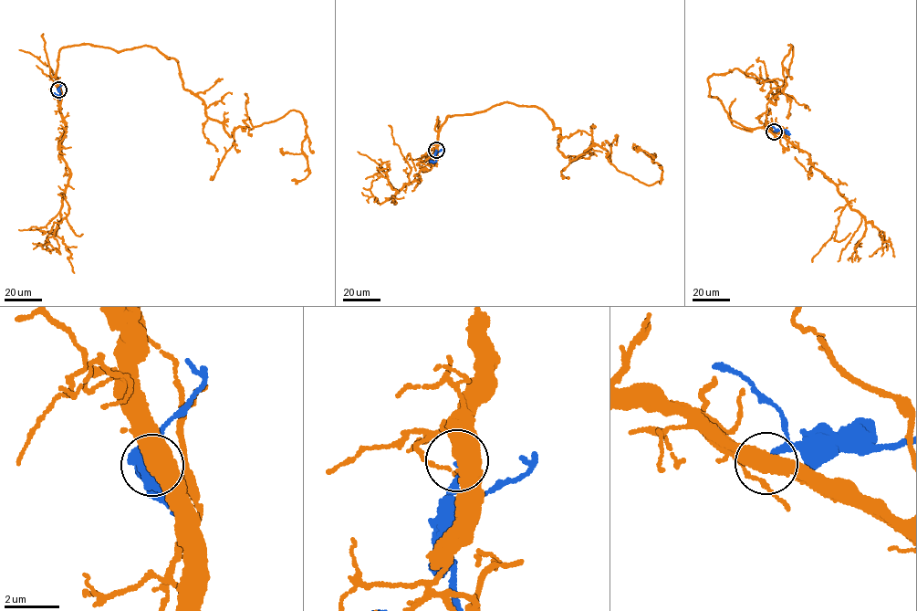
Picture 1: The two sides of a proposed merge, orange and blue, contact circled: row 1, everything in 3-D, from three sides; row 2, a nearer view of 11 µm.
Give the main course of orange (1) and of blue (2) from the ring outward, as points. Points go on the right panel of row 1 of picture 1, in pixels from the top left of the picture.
1: (773, 131), (732, 121), (708, 78), (738, 68), (774, 82), (775, 104), (791, 45), (786, 117)
2: (774, 131), (786, 131)

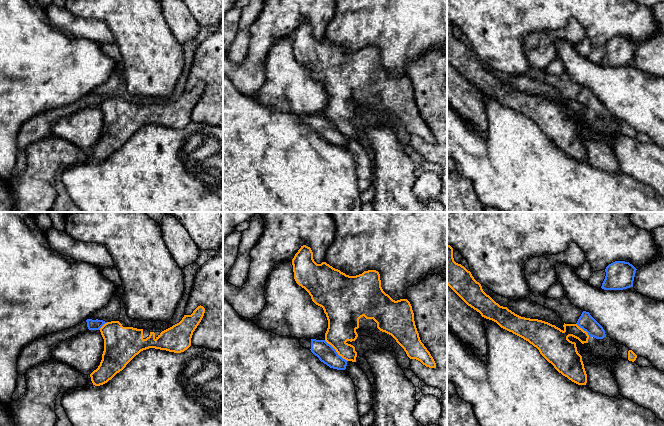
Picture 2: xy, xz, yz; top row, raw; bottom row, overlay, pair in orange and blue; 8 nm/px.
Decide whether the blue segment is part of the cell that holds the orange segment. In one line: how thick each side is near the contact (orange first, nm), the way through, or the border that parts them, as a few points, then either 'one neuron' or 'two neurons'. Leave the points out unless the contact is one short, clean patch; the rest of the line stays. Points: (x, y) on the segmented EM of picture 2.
240/150 nm | along xz (324, 340), (347, 360) | two neurons

